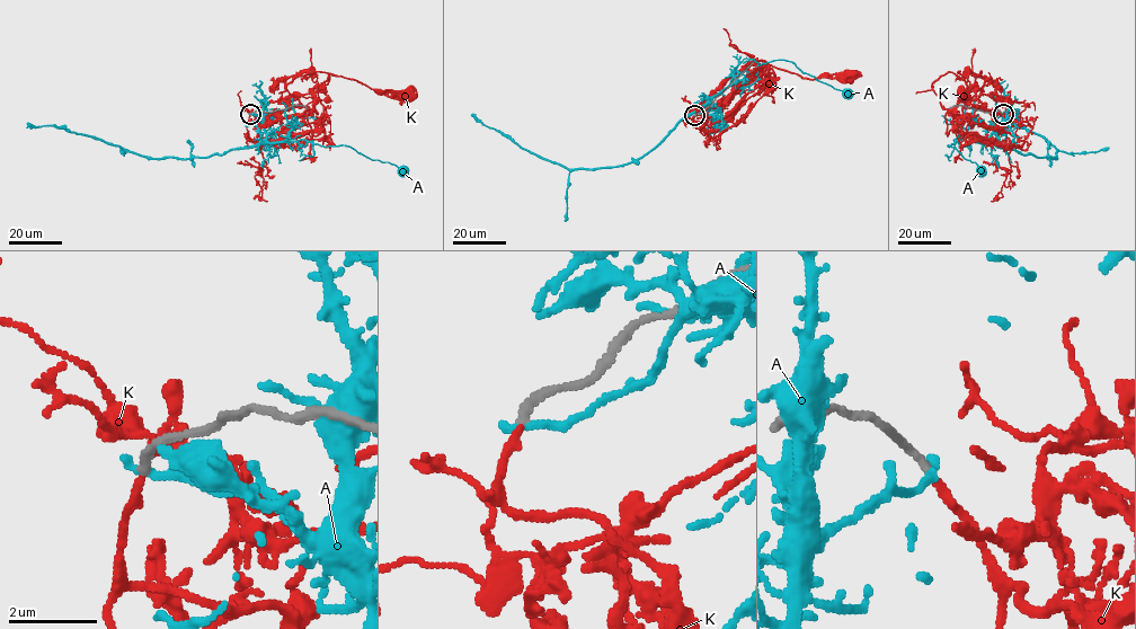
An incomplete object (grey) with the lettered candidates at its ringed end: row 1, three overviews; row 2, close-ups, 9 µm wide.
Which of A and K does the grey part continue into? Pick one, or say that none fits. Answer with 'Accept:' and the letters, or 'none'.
Accept: K

